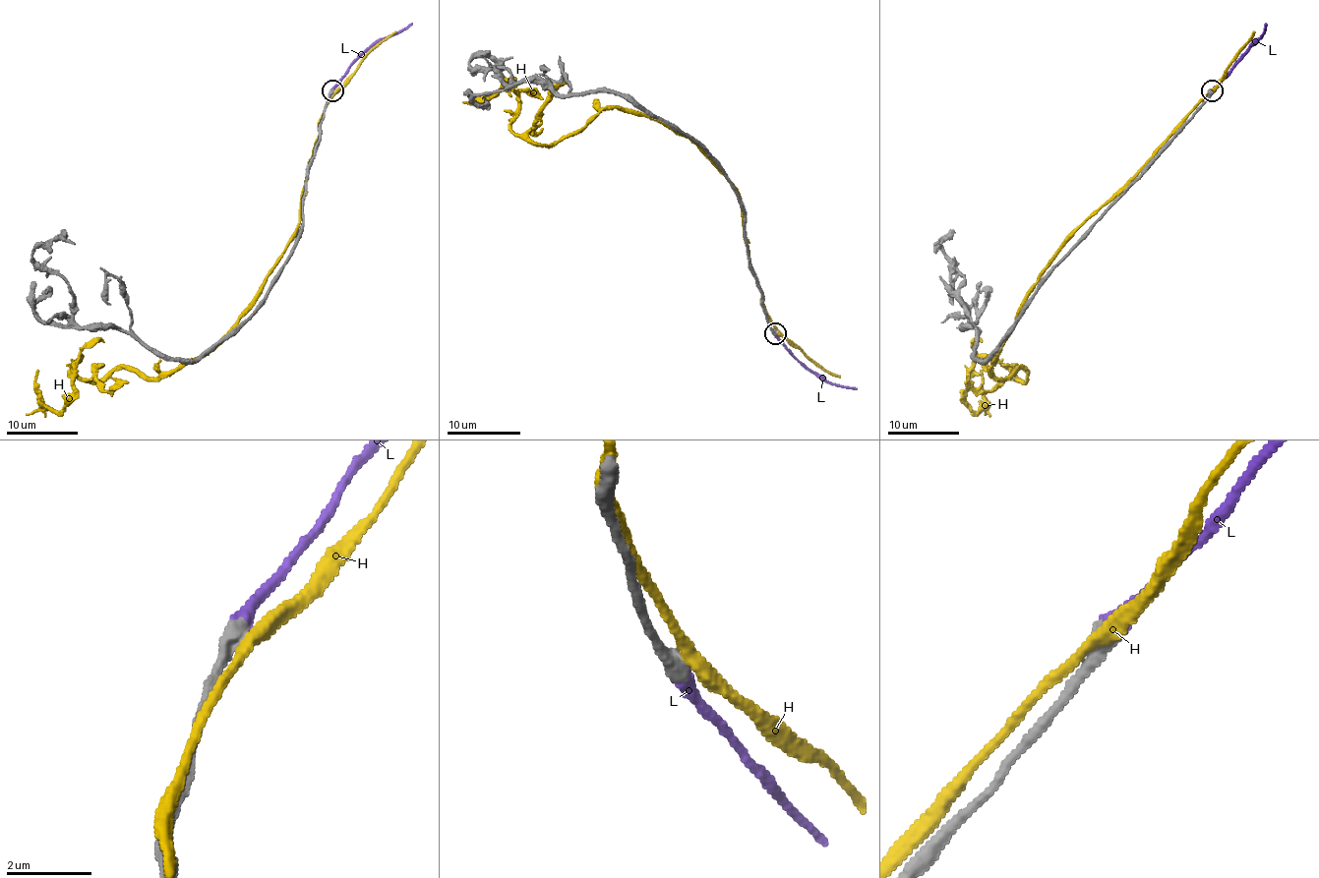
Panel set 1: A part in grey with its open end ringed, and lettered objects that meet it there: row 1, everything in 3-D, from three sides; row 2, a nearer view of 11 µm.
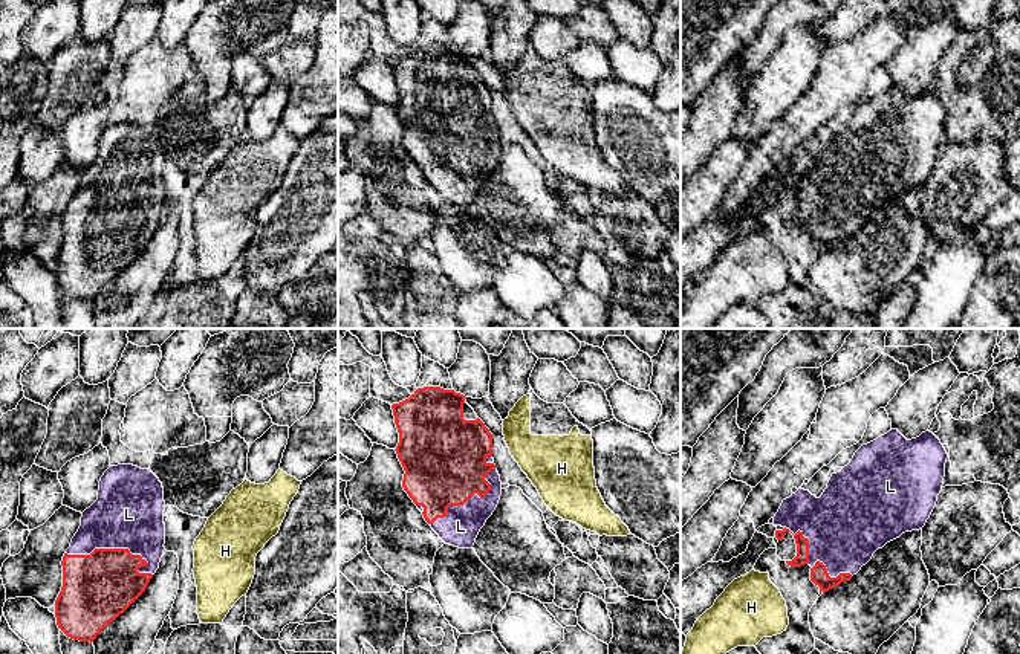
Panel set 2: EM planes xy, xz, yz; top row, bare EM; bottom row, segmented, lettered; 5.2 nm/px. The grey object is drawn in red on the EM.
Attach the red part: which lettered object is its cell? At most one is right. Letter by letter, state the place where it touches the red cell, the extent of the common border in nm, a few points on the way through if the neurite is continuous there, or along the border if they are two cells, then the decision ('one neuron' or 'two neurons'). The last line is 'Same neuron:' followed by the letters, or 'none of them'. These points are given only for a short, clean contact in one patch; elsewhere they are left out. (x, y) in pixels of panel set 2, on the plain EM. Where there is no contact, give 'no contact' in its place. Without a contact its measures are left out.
H: no contact; two neurons
L: contact xy (120, 207); length 480 nm; one neuron
Same neuron: L

